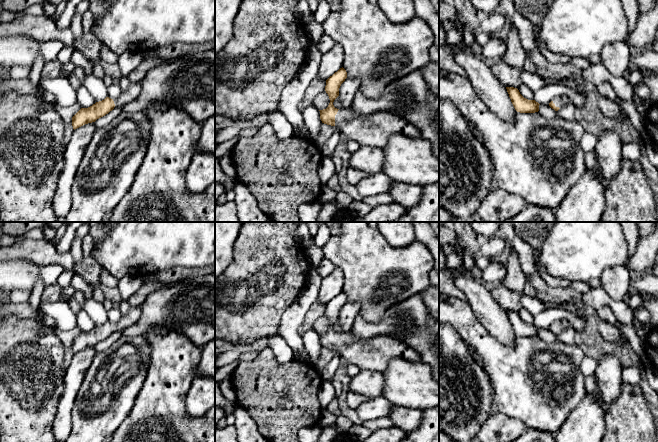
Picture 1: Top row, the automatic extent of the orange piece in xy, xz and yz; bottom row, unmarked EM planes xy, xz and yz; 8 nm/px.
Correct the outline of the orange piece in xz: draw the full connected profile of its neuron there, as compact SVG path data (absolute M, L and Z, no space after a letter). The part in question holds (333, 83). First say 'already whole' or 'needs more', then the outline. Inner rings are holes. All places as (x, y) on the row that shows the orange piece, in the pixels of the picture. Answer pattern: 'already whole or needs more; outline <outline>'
needs more; outline M342 67L326 80L325 91L330 103L320 111L322 123L336 126L347 140L353 140L360 146L373 146L382 149L387 146L393 134L401 134L410 138L419 138L420 131L405 119L396 114L379 112L355 116L351 108L337 109L333 102L339 96L339 88L347 78Z

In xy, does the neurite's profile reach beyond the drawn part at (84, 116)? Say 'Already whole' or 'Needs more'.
Needs more

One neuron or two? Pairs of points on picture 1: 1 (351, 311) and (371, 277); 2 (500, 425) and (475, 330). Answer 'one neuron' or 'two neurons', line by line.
1: two neurons
2: two neurons

